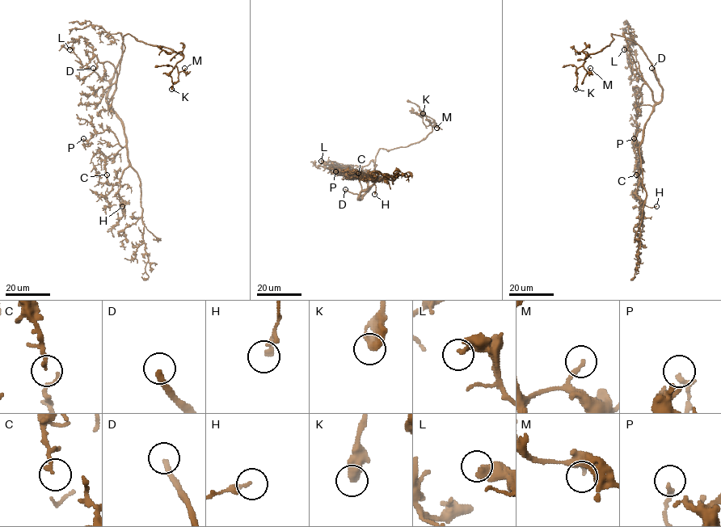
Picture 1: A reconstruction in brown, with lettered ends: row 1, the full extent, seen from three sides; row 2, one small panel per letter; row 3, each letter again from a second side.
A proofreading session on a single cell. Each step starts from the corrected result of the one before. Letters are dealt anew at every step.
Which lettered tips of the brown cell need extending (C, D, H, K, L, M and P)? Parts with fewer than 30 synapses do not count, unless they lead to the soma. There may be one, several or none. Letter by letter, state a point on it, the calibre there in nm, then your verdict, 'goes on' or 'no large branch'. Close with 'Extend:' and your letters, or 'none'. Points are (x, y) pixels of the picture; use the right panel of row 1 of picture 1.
C: at (636, 174); 120 nm thick; no large branch
D: at (651, 68); 260 nm thick; goes on
H: at (656, 206); 180 nm thick; no large branch
K: at (575, 89); 480 nm thick; no large branch
L: at (624, 49); 420 nm thick; no large branch
M: at (590, 68); 150 nm thick; no large branch
P: at (634, 138); 240 nm thick; no large branch
Extend: D

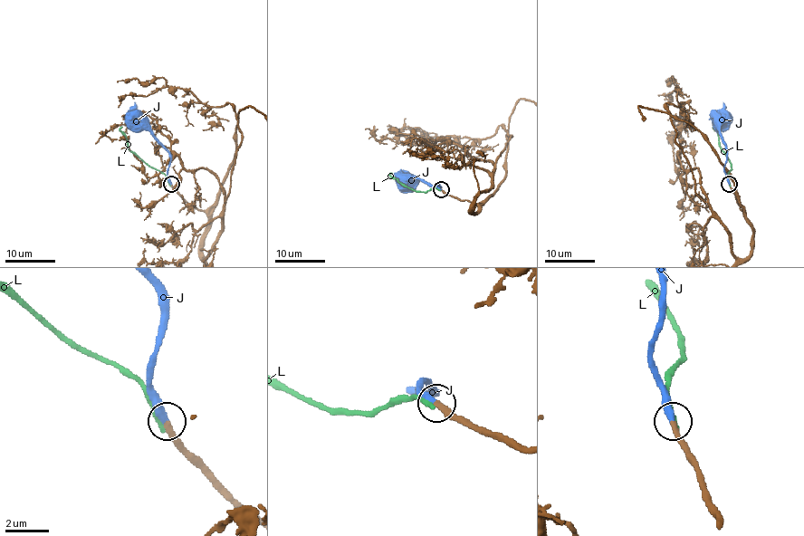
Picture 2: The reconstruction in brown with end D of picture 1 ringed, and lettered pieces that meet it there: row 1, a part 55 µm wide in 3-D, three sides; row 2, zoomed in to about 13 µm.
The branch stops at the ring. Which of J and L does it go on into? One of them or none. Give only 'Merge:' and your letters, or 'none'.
Merge: J

